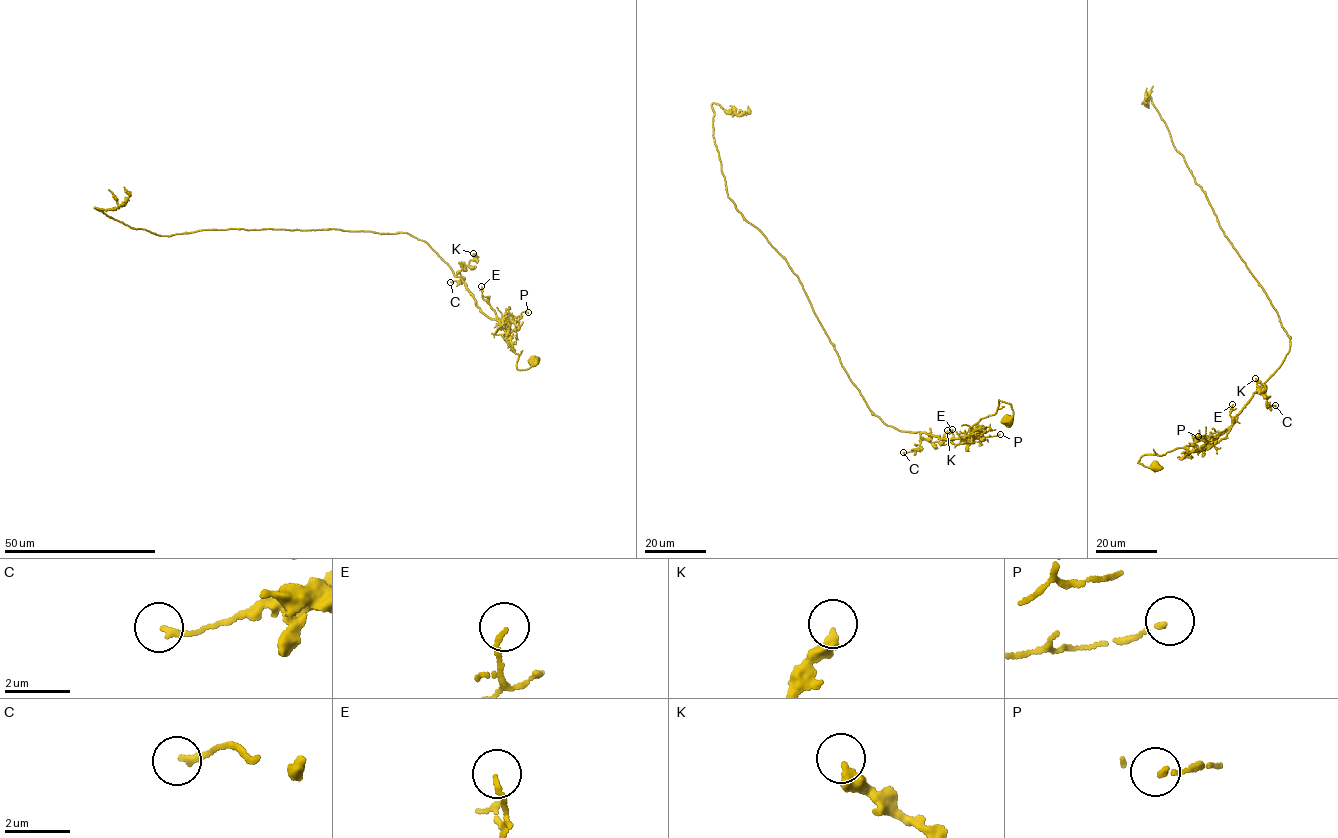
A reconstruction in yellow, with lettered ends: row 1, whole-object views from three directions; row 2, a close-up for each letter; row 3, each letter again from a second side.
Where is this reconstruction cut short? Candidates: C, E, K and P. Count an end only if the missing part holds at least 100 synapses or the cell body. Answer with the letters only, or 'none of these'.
none of these

